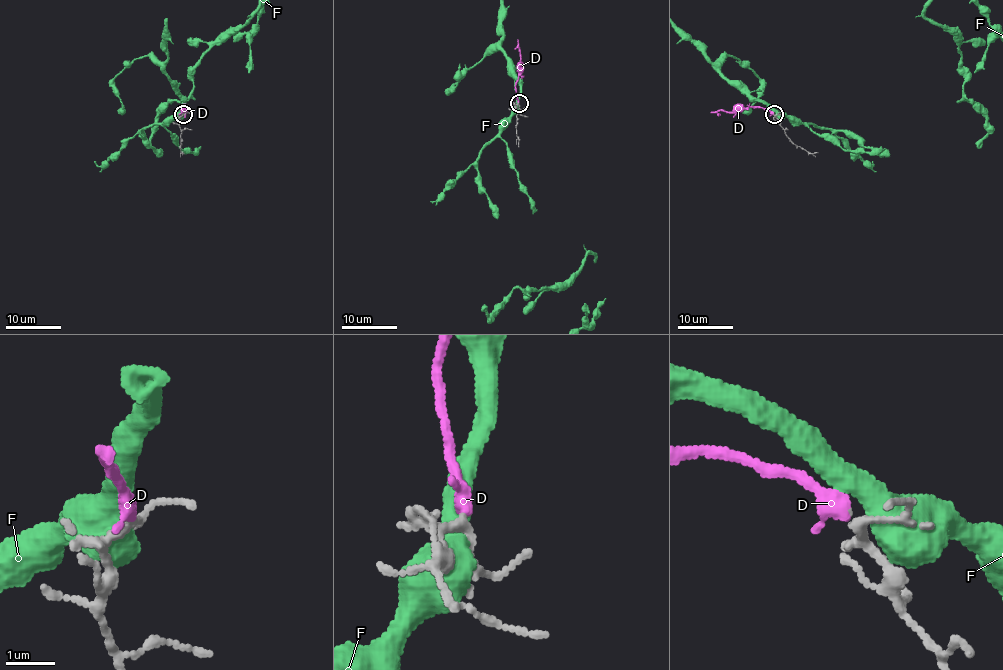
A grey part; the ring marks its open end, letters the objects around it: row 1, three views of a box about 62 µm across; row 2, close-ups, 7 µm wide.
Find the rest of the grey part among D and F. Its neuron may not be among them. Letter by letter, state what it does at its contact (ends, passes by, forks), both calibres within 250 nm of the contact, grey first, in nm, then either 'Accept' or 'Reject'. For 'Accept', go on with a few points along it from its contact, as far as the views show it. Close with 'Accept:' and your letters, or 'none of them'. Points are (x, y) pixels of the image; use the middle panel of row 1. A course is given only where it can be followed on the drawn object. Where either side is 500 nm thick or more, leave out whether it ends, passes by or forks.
D: It ends there. Thickness 130 nm (grey) against 360 nm. Accept. Its course: (518, 102), (517, 39)
F: Thickness 240 nm (grey) against 750 nm. Reject
Accept: D

